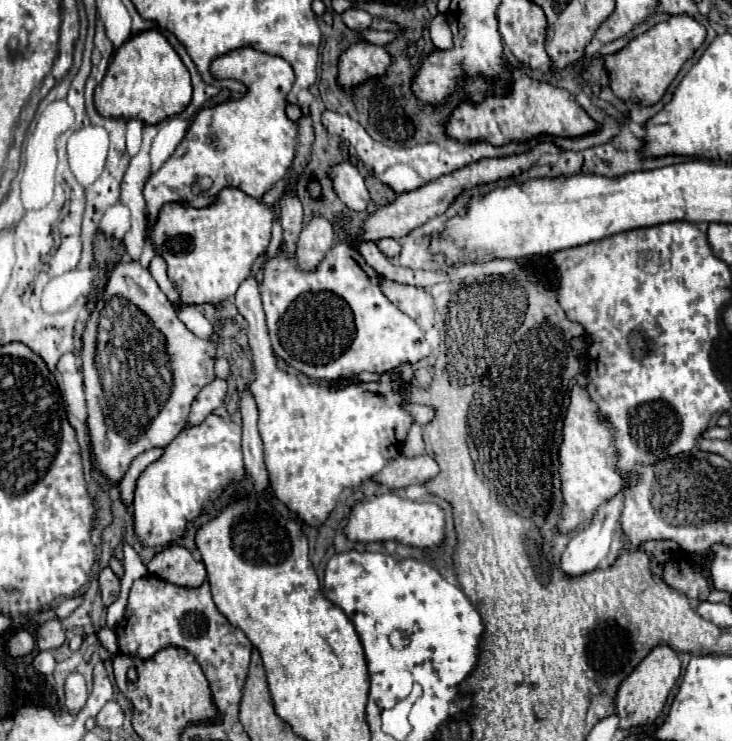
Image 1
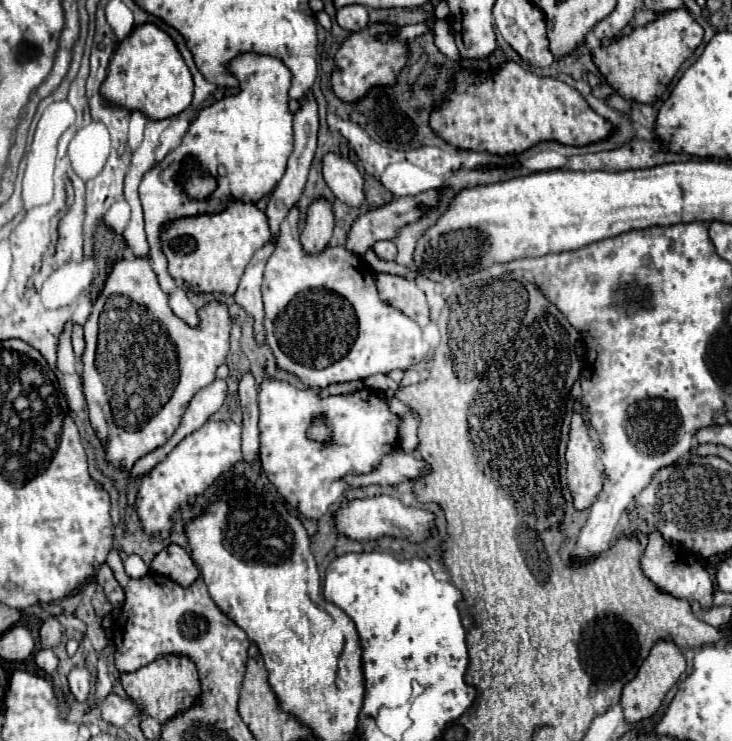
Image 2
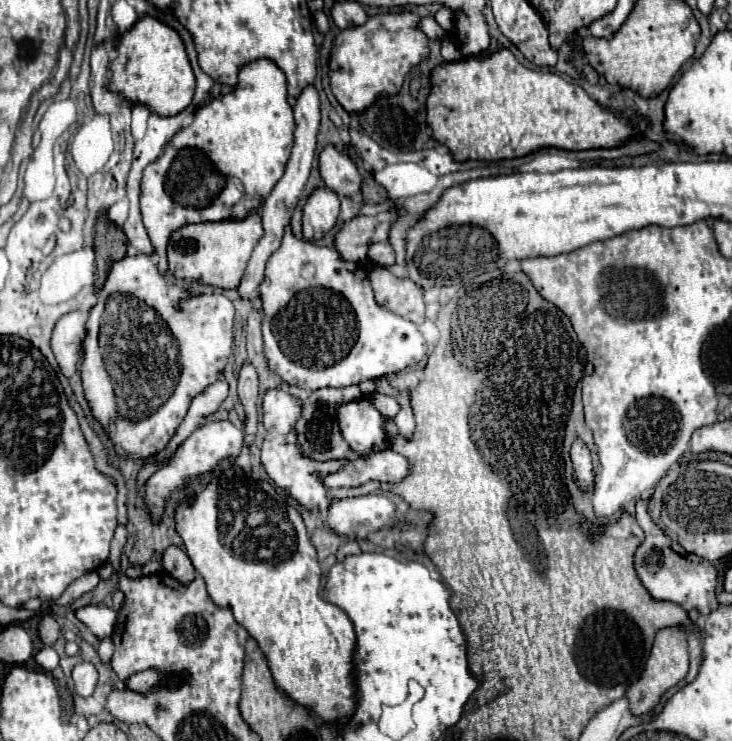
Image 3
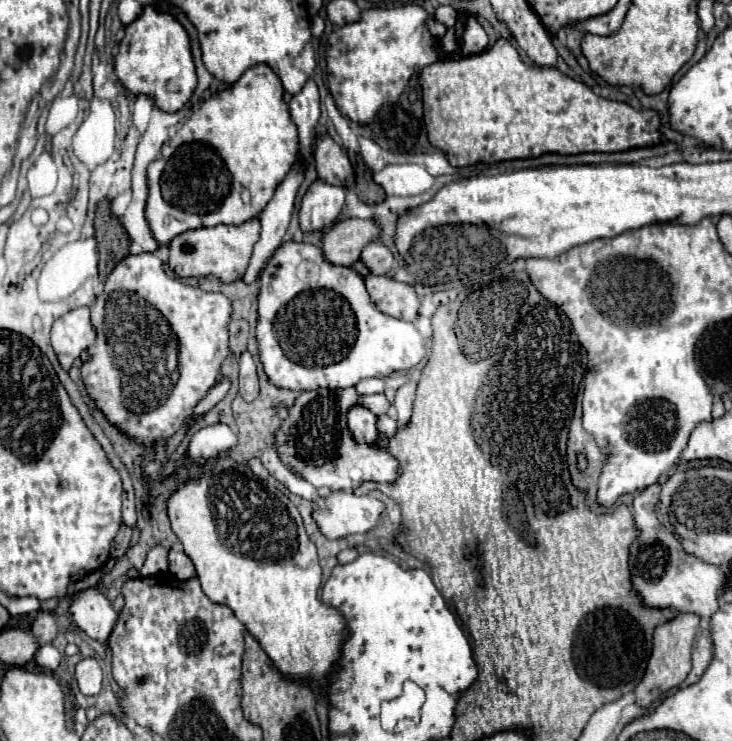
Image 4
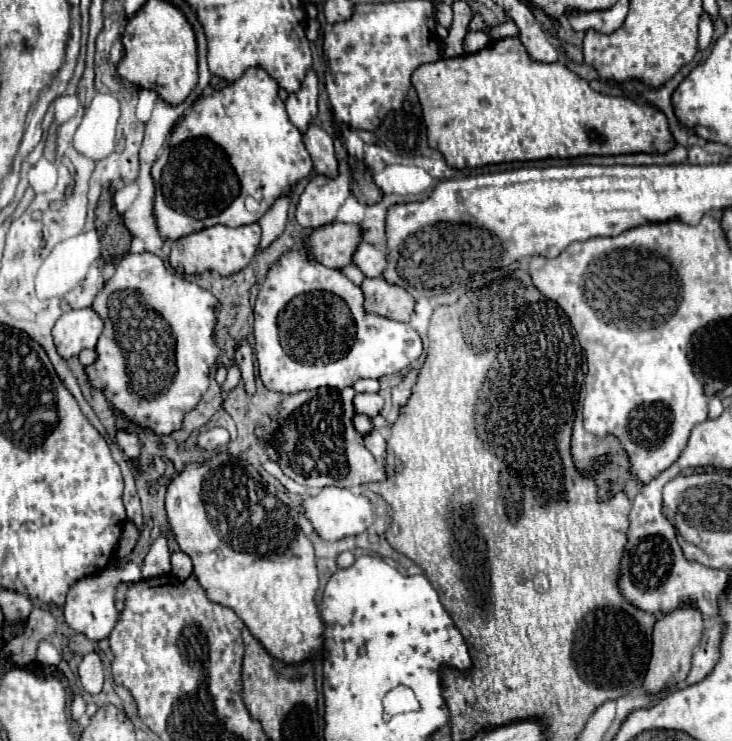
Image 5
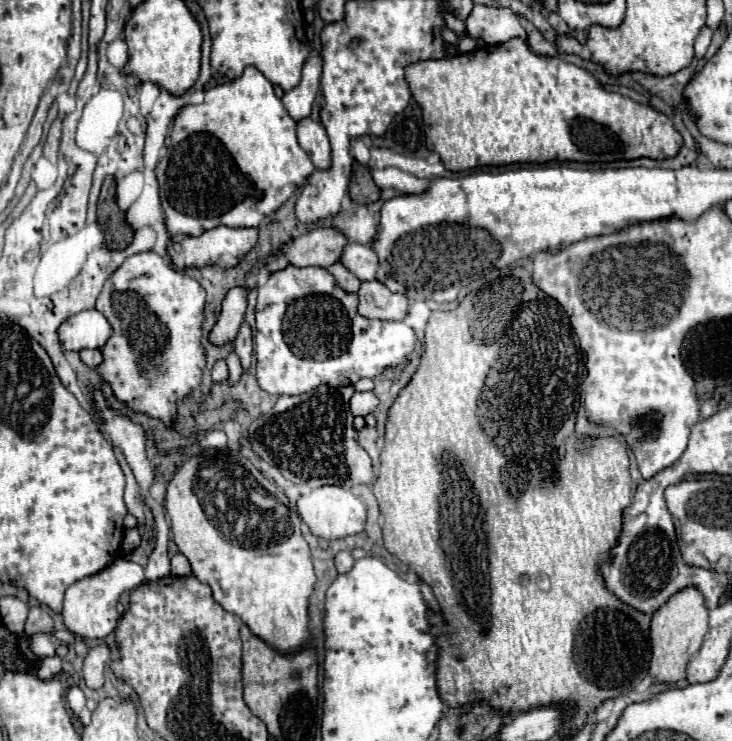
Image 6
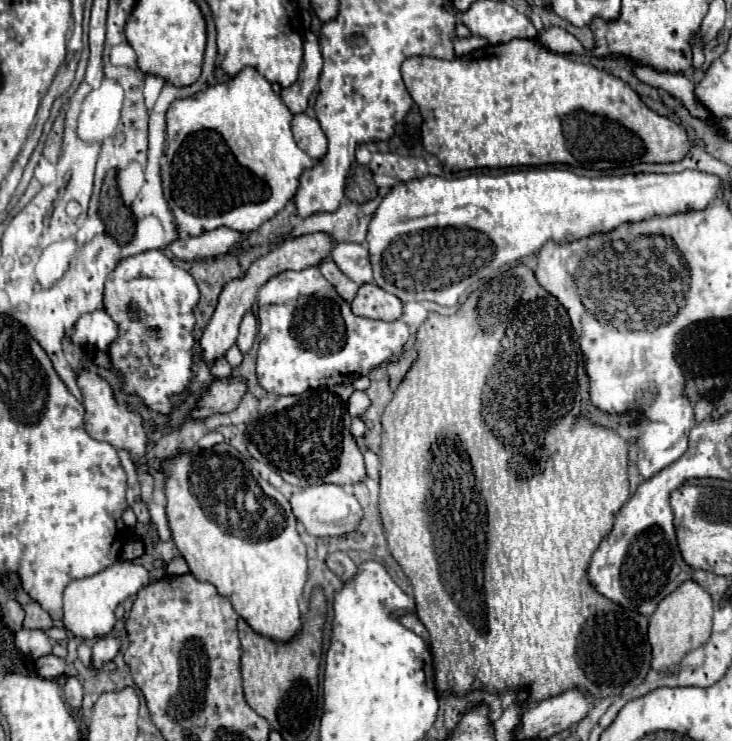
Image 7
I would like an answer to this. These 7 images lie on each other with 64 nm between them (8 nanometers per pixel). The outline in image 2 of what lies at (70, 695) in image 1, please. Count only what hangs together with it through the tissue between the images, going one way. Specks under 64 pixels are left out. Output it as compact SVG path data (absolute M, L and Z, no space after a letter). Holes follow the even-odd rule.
M72 668L68 682L70 682L70 692L80 702L90 696L90 670L88 668Z

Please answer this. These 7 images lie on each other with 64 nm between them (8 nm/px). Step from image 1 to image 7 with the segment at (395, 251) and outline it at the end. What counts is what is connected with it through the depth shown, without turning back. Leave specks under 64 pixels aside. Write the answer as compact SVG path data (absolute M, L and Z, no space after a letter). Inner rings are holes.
M352 242L336 244L330 252L330 258L356 284L370 284L372 282L370 256L368 256L368 248L364 244L352 244Z

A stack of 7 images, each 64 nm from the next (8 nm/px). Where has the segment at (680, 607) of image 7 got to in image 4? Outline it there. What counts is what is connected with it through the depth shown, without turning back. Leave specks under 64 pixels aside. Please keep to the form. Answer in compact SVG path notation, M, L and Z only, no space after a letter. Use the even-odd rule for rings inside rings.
M680 612L672 620L656 626L654 630L654 648L652 656L646 666L646 674L642 682L636 686L636 702L644 708L648 708L660 694L664 694L670 688L676 688L682 684L690 672L690 656L692 656L692 642L696 636L696 630L700 626L700 618L690 612Z

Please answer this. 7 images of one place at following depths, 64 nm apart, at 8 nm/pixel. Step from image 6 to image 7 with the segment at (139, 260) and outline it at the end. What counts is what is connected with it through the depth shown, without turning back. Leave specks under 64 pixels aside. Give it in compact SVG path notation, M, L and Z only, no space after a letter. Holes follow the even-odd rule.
M164 250L122 258L108 274L104 308L120 324L120 340L112 344L108 356L124 378L124 390L138 394L154 412L168 412L172 408L170 396L180 394L192 378L192 308L198 296L192 276L174 264Z

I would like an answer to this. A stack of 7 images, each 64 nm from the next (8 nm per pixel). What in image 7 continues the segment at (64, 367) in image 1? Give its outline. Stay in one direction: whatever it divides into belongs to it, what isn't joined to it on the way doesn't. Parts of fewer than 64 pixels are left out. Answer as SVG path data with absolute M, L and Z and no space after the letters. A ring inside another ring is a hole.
M104 310L80 316L80 320L72 328L72 340L86 350L98 348L106 352L116 338L118 338L118 324Z

